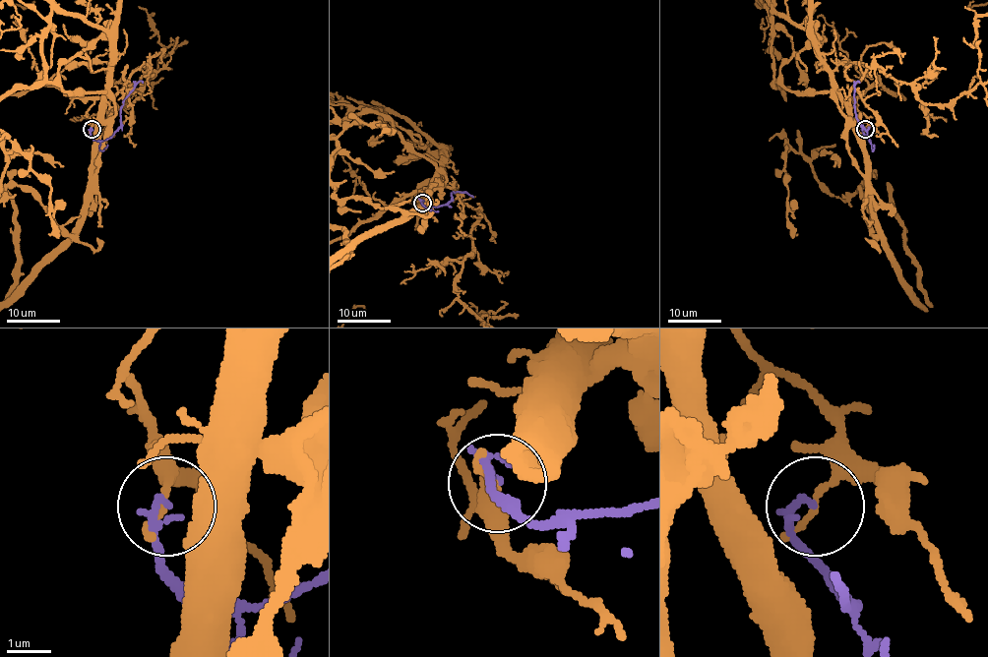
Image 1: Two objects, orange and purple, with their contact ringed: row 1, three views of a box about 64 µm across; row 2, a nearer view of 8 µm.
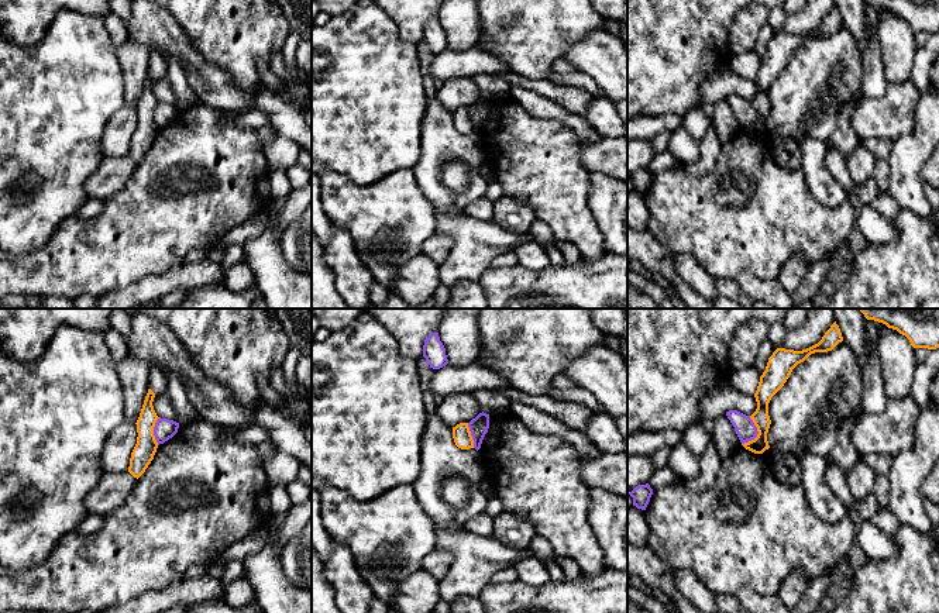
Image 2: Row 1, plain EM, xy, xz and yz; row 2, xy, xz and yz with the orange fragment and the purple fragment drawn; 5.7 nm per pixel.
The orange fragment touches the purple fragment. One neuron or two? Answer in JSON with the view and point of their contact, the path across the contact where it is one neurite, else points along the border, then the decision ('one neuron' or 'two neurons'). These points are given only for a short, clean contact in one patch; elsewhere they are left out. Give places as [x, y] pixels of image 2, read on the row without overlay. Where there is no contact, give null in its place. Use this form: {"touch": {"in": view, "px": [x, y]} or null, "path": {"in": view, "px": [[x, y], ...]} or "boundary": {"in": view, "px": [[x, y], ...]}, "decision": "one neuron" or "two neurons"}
{"touch": {"in": "yz", "px": [759, 117]}, "decision": "two neurons"}

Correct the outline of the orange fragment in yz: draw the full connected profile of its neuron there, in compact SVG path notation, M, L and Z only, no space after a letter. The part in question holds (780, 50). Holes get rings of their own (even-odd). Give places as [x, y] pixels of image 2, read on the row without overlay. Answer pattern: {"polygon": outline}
{"polygon": "M835 6L818 28L802 35L777 32L773 37L768 42L766 55L760 61L760 66L754 78L757 93L750 100L759 118L754 124L742 128L746 134L754 138L763 138L770 132L767 125L767 117L771 109L768 87L771 82L784 70L792 54L798 48L804 47L811 38L832 35L842 25L843 21L840 13Z"}

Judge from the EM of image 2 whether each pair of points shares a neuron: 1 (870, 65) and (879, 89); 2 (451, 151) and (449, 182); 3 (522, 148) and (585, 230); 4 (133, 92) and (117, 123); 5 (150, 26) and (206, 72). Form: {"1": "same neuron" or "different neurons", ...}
{"1": "same neuron", "2": "same neuron", "3": "same neuron", "4": "different neurons", "5": "same neuron"}

